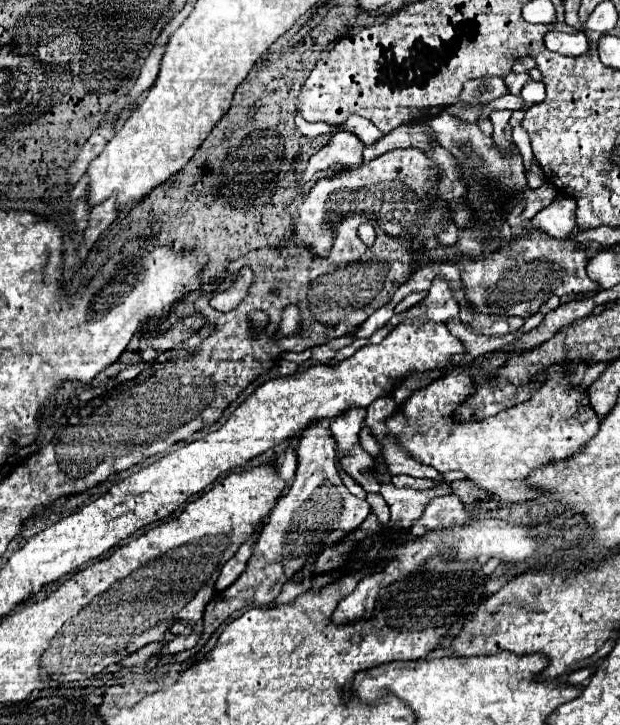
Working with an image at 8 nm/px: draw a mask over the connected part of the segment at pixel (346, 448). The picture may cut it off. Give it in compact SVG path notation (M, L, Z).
M353 407L347 413L331 419L331 435L337 445L337 457L341 463L341 469L347 471L351 479L355 479L367 493L379 493L381 485L377 479L369 481L363 471L373 469L373 457L363 451L359 445L359 431L363 427L365 409Z

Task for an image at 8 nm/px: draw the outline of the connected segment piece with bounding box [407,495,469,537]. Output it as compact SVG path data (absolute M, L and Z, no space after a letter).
M443 495L443 497L435 497L431 499L425 509L421 519L413 521L413 525L407 529L407 533L421 537L425 535L429 529L437 529L439 525L459 525L459 523L469 523L467 513L463 509L463 503L459 501L459 497L455 495Z

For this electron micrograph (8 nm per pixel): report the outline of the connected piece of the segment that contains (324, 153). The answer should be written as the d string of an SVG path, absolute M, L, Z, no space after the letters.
M347 131L335 133L335 137L323 149L319 149L315 155L311 155L309 165L307 165L299 185L309 181L313 177L313 173L323 171L323 169L327 169L327 167L331 167L335 163L349 165L349 167L351 165L361 165L363 163L363 157L361 157L363 147L365 145L361 143L361 139L357 135L347 133Z

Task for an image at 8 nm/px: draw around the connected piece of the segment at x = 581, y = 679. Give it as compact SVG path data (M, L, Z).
M593 667L579 669L579 671L571 673L571 675L567 675L565 683L567 683L567 685L583 685L583 683L587 683L587 681L589 681L589 675L591 675L591 673L593 673Z

